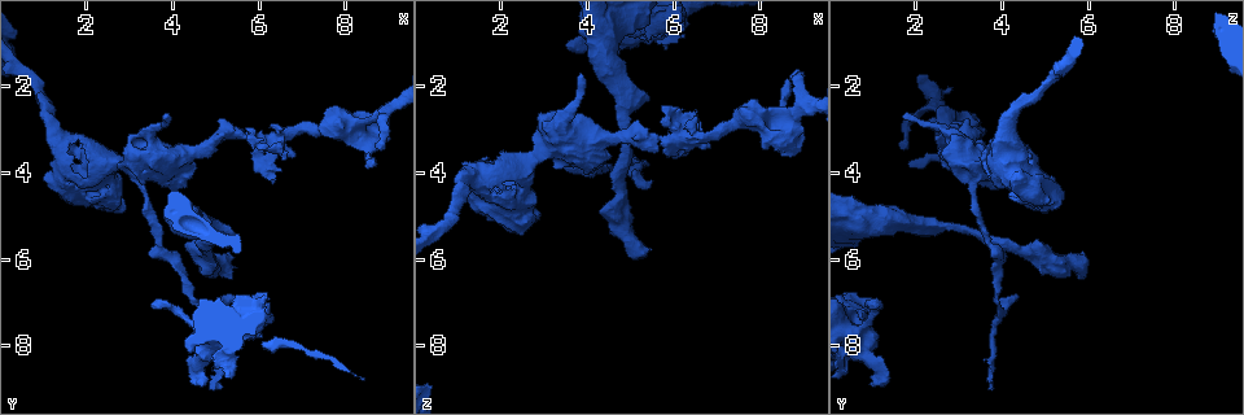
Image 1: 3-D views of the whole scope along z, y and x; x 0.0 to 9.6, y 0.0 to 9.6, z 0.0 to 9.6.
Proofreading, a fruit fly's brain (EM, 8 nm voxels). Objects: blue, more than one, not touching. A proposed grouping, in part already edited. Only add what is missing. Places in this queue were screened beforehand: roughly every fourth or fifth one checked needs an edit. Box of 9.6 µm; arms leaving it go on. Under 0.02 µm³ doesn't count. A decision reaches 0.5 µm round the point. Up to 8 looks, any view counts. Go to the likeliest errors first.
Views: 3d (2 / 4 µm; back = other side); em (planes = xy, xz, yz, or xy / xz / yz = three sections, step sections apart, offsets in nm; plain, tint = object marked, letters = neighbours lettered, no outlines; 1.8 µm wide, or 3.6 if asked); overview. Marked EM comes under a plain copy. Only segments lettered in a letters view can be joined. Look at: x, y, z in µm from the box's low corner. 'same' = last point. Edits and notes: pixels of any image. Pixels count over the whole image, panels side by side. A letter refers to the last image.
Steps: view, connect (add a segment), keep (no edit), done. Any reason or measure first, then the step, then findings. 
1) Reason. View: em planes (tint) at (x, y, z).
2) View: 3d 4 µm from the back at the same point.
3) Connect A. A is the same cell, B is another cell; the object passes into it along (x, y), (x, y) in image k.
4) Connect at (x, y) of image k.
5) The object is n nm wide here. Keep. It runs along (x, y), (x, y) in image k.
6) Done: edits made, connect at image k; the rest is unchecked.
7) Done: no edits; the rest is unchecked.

Tapers out. View: 3d 2 µm at (4.80, 9.05, 3.75).

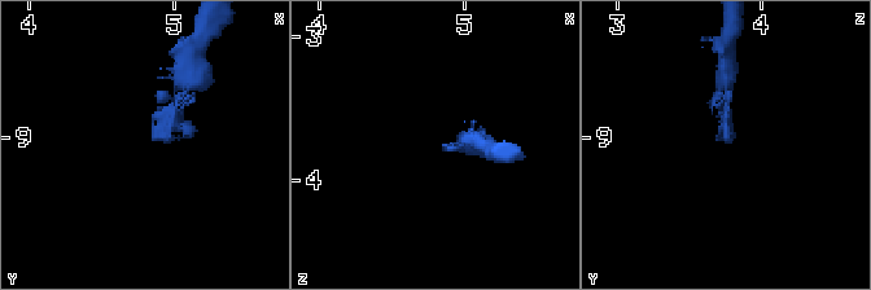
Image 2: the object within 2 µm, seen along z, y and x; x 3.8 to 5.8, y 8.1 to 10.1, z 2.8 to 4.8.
Need the tissue. View: em 3.6 µm xy step 4 (letters) at (4.86, 9.02, 3.78).

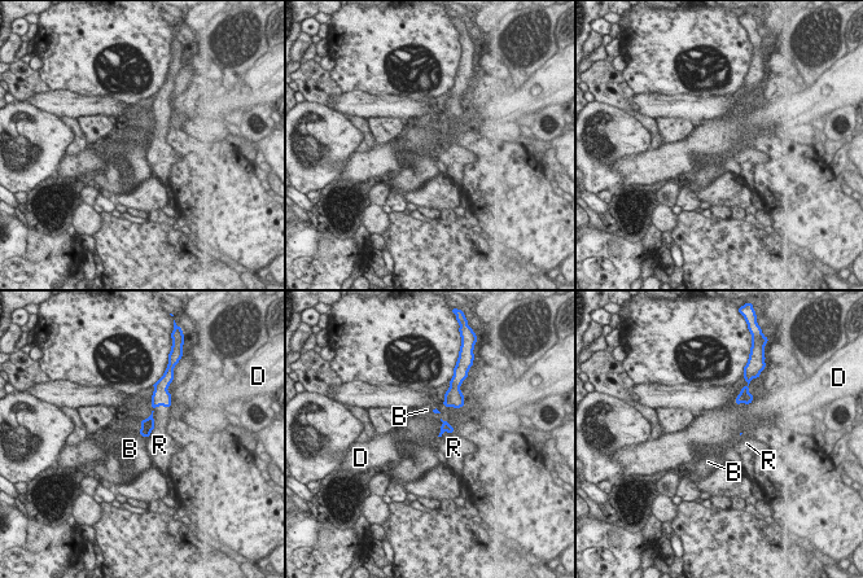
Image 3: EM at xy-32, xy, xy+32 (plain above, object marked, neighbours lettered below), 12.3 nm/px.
The longest contact is with B, 480 nm. Connect R. R is the same cell, B and D are other cells; the neuron continues.

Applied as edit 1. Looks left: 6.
See it whole again. View: overview.

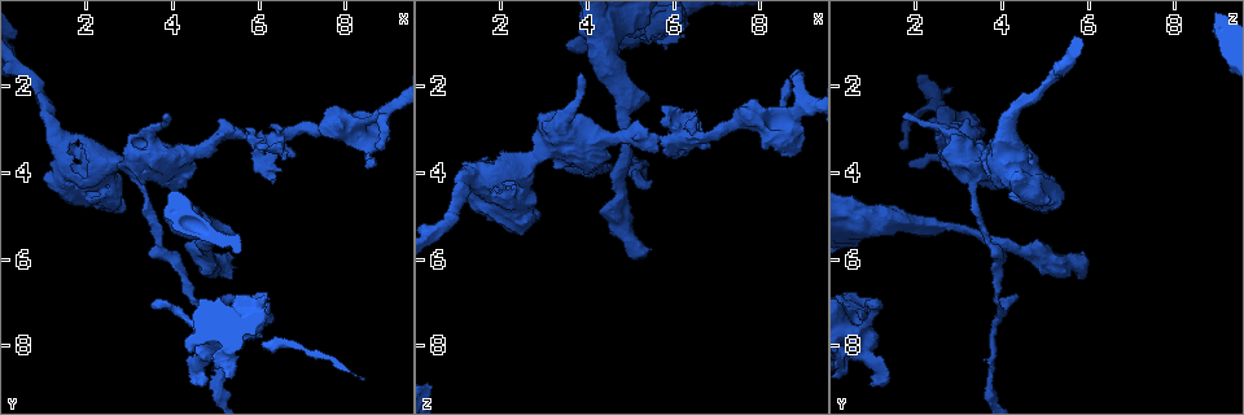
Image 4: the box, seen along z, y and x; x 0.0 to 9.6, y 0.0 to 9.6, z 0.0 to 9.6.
End of a long branch. View: 3d 4 µm at (5.40, 6.45, 5.90).

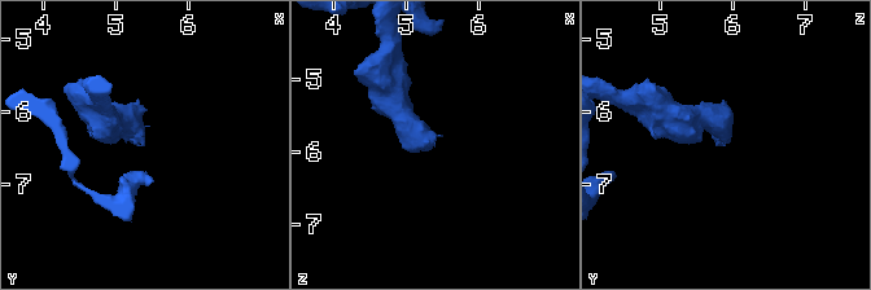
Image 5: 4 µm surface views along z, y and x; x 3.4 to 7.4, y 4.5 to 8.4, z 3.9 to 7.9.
Now the EM. View: em planes (letters) at (5.40, 6.40, 5.90).

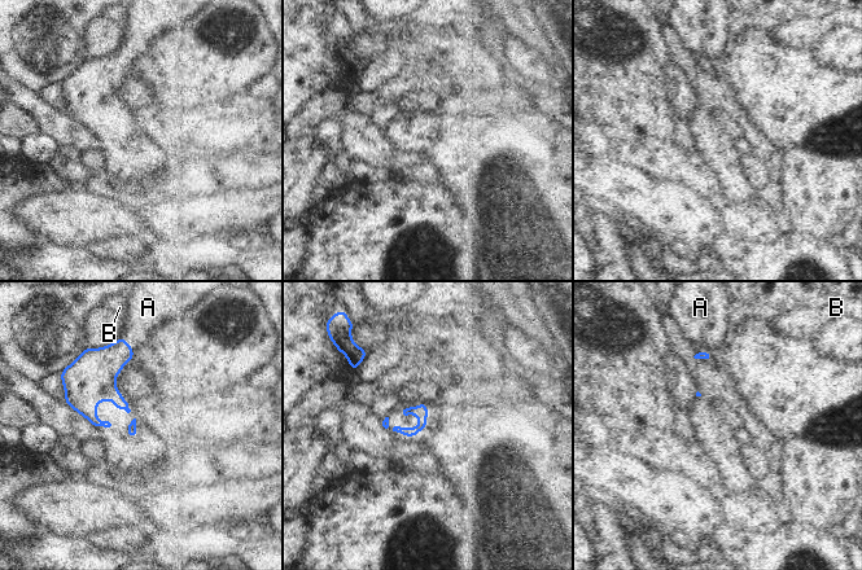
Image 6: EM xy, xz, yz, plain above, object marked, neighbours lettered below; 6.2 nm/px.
Connect A. A is the same cell, B is another cell; the object passes into it along (96, 369), (127, 343), (147, 308) in image 6; the neuron continues.

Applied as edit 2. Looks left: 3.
Branch stops here. View: em yz step 16 (tint) at (8.65, 3.75, 1.85).

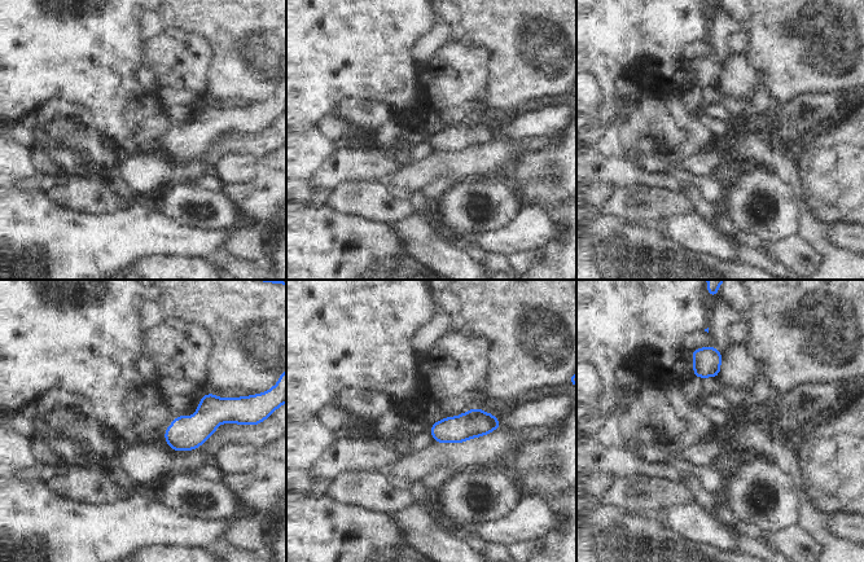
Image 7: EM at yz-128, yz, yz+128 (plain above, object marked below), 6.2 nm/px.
View: em planes (letters) at the same point.

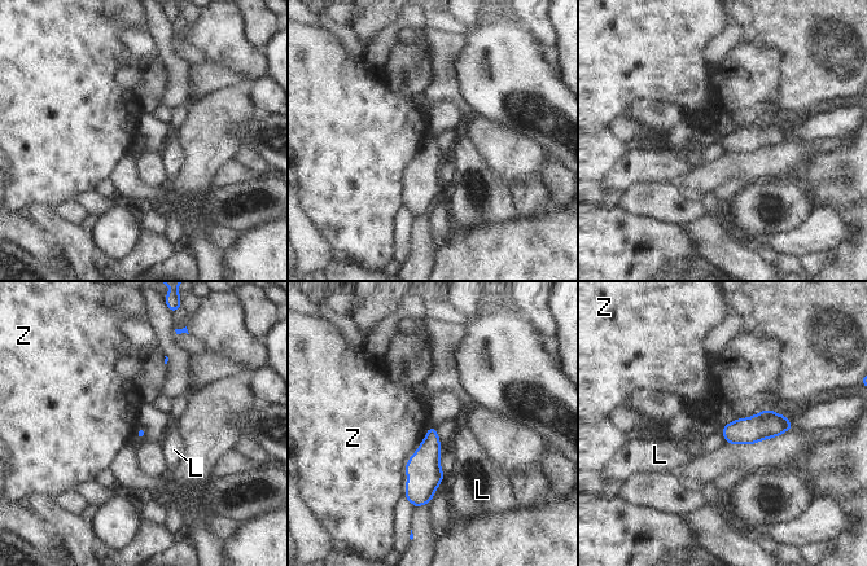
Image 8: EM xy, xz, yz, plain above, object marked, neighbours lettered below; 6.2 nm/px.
Keep. L and Z are other cells; a border runs along (429, 425), (404, 466), (403, 496) in image 8; no lettered segment goes on from it.

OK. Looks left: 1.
Done: edits made, connect at image 3, connect at image 6; the rest is unchecked.

